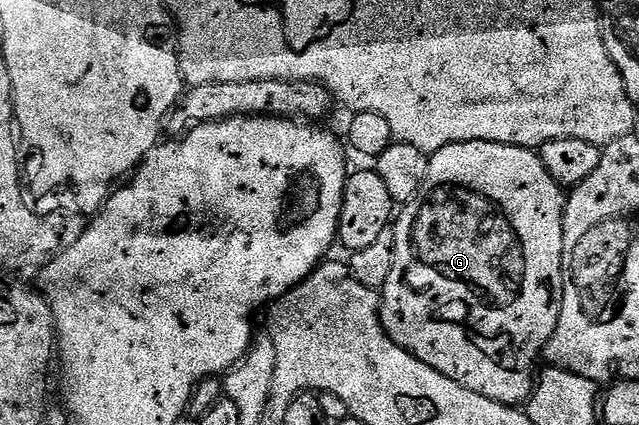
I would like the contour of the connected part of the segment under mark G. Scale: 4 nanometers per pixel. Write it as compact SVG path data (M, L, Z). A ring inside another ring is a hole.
M466 141L441 147L441 151L428 156L427 174L421 183L419 193L412 201L406 202L394 218L393 271L389 271L389 279L381 290L386 304L388 301L399 312L399 317L411 336L409 345L415 356L420 357L429 367L441 371L441 375L456 381L461 387L477 395L485 395L485 399L493 399L497 403L512 407L526 402L537 384L539 360L542 359L547 344L550 341L552 344L556 340L559 331L559 305L563 302L564 204L564 186L557 184L553 175L549 175L545 163L534 149L492 141Z

